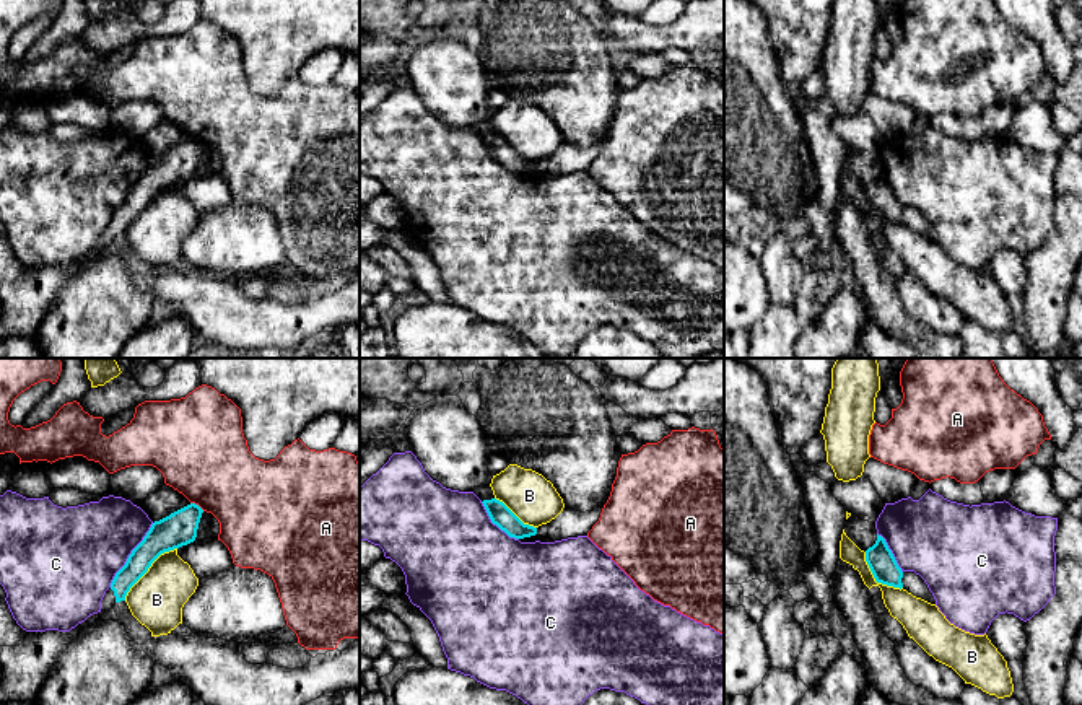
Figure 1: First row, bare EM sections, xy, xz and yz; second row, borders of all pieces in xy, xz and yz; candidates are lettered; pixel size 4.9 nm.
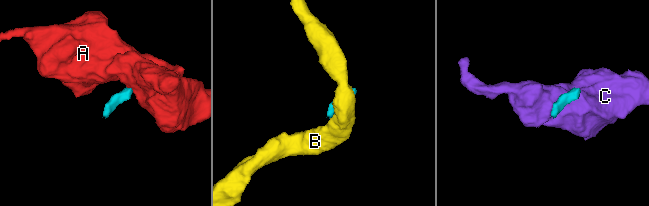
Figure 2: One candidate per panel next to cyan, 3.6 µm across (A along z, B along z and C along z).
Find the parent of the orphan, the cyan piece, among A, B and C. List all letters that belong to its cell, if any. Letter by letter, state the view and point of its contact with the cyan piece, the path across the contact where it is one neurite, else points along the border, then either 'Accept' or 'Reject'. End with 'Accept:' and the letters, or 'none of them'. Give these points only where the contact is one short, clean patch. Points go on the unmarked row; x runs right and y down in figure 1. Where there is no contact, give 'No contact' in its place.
A: Touches cyan at xy (197, 140). Boundary: xy (191, 137), (204, 145). Reject
B: Touches cyan at xy (147, 205). Boundary: xy (176, 183), (163, 188), (124, 235). Reject
C: Touches cyan at xy (129, 191). Reject
Accept: none of them

